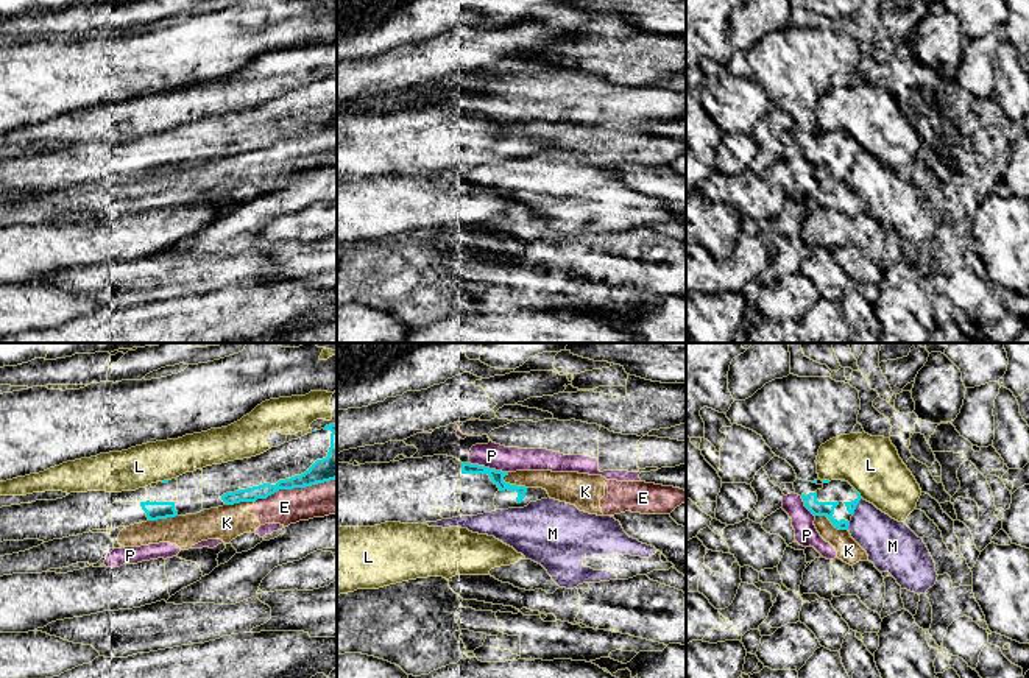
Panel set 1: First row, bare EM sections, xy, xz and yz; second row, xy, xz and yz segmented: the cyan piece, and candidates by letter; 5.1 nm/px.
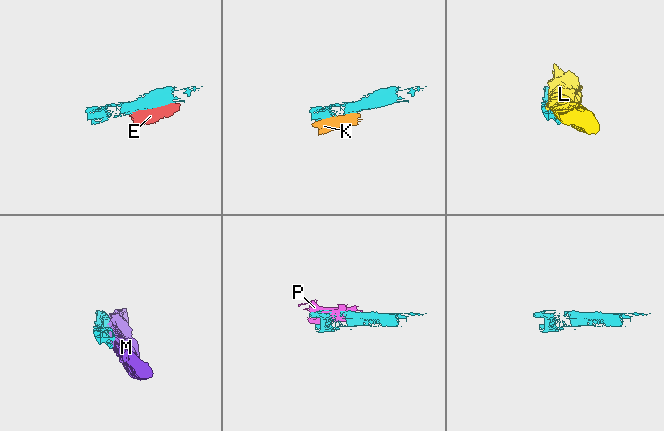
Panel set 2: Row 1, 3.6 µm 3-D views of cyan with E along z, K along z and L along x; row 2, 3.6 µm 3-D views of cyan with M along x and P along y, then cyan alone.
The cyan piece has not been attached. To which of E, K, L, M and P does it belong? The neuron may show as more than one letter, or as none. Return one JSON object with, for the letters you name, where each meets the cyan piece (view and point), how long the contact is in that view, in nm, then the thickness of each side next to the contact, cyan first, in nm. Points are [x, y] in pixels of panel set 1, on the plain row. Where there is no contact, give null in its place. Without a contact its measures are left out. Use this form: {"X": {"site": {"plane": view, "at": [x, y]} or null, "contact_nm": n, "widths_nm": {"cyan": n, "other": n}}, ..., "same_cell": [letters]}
{"same_cell": []}

